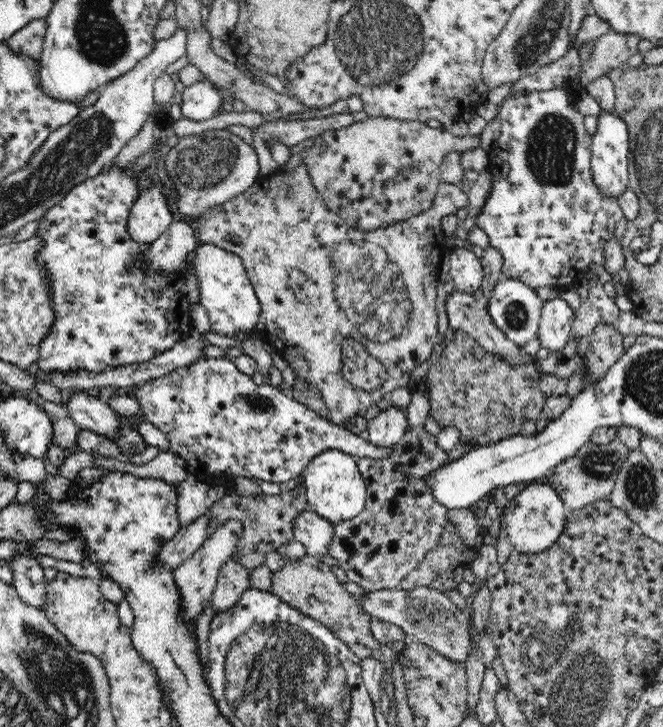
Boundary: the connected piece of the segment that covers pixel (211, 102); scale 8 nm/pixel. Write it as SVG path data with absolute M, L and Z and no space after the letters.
M208 78L196 81L186 87L178 97L181 117L194 122L204 122L223 111L219 88Z

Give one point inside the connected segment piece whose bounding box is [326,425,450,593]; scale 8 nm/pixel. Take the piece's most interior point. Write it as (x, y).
(378, 549)

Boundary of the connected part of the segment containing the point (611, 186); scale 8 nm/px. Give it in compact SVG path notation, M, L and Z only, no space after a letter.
M602 111L598 117L598 127L593 134L591 142L590 172L592 181L596 183L596 189L602 193L602 197L610 197L618 200L621 194L629 187L629 156L630 137L626 123L615 112Z

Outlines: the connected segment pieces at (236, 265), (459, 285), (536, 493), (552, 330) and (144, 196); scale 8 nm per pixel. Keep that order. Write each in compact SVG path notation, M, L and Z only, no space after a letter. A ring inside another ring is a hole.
M204 244L196 250L193 262L193 272L200 288L199 300L208 314L211 330L229 336L233 336L236 332L253 330L258 324L260 303L242 260L232 252Z
M461 244L454 245L448 260L449 273L455 289L473 295L483 284L483 268L478 253L467 250Z
M548 481L530 482L514 498L514 508L504 510L501 521L513 548L522 554L533 555L544 552L560 538L567 521L567 512L562 497Z
M564 299L544 301L537 334L540 346L548 349L549 353L564 349L574 321L574 311Z
M162 186L139 194L131 208L127 230L132 241L150 245L173 224L172 212Z

